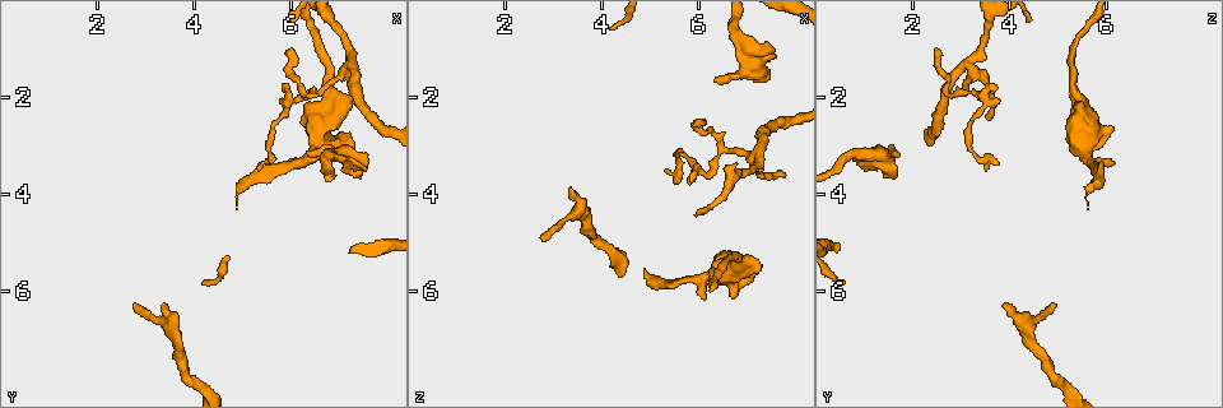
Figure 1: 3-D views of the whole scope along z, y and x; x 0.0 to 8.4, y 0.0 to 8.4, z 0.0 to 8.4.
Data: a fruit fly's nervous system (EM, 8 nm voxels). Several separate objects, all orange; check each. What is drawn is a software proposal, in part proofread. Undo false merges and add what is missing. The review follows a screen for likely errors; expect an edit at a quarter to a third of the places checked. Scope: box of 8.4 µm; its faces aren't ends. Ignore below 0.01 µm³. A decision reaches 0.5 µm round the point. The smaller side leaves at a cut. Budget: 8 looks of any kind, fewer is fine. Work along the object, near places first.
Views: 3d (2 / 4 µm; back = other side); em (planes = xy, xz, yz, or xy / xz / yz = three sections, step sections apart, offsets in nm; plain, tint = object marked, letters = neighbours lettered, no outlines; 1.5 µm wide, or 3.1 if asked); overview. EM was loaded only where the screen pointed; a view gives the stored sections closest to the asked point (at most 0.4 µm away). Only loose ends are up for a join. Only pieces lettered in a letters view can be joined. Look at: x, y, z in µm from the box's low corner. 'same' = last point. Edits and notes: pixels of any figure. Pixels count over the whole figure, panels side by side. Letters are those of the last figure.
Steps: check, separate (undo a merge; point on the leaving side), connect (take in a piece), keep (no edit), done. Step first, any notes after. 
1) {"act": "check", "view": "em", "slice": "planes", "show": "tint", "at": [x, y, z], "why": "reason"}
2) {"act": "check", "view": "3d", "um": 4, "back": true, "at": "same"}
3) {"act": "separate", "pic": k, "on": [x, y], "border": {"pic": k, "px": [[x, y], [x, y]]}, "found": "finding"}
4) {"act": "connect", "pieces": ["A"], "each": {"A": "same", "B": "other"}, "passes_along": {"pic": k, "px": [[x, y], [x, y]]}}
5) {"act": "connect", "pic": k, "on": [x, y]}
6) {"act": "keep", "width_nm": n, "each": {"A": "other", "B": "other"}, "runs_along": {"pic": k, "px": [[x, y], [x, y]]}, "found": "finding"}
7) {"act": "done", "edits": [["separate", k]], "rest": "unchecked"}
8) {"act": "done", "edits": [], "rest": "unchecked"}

{"act": "check", "view": "3d", "um": 4, "at": [2.80, 6.20, 4.90], "why": "thin end"}

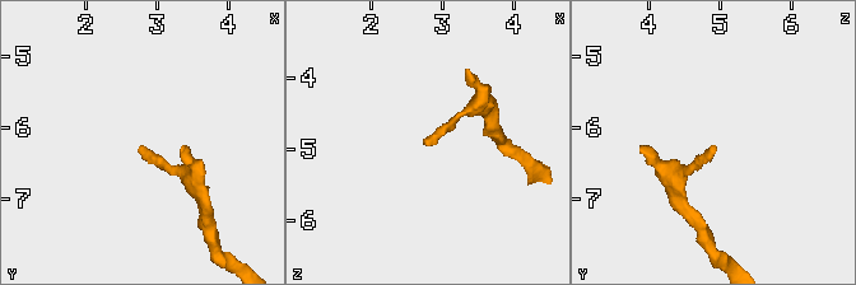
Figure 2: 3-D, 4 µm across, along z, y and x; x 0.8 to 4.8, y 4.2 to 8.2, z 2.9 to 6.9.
{"act": "check", "view": "em", "slice": "planes", "show": "tint", "at": [2.80, 6.25, 4.90], "why": "need the tissue"}

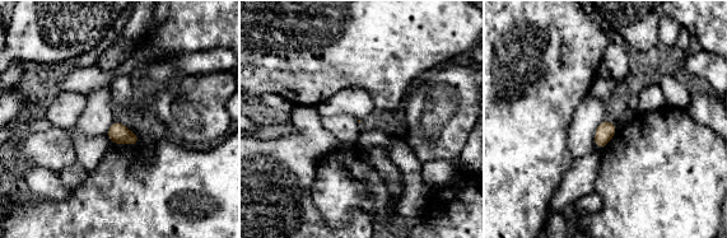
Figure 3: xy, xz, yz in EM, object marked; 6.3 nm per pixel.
{"act": "check", "view": "em", "slice": "planes", "show": "letters", "at": "same", "why": "what lies round it"}

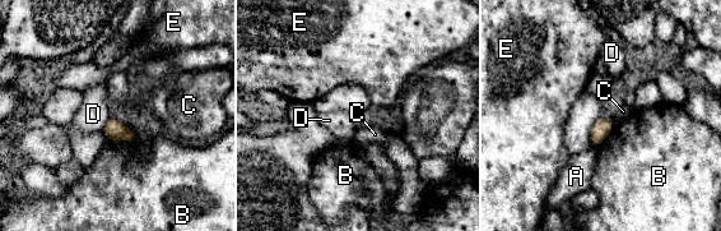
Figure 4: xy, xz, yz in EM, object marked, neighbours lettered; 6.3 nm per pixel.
{"act": "keep", "longest_contact_nm": ["B", 170], "each": {"A": "other", "B": "other", "C": "other", "D": "other", "E": "other"}, "found": "no lettered piece goes on from it"}

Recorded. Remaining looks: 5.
{"act": "check", "view": "3d", "um": 2, "at": [6.30, 3.15, 1.60], "why": "thin end"}

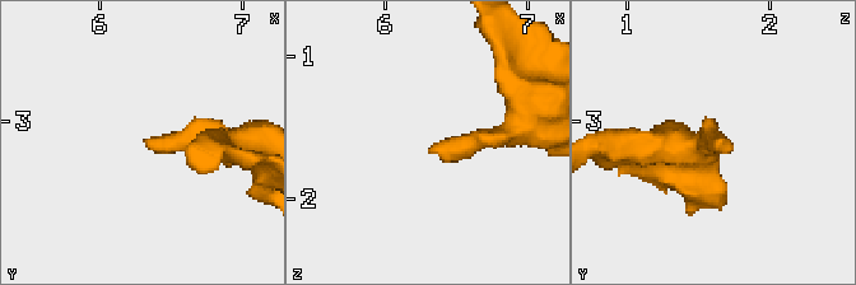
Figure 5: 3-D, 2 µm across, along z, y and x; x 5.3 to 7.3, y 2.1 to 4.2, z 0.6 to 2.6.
{"act": "check", "view": "em", "slice": "planes", "show": "letters", "at": [6.32, 3.14, 1.66]}

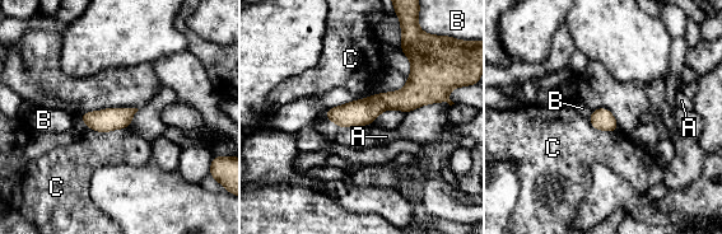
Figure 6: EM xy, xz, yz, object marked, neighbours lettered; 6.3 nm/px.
{"act": "keep", "each": {"A": "other", "B": "other", "C": "other"}, "runs_along": {"pic": 6, "px": [[401, 103], [329, 115]]}, "found": "no lettered piece goes on from it"}

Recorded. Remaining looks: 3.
{"act": "check", "view": "3d", "um": 2, "at": [7.20, 1.95, 5.35], "why": "branch stops here"}

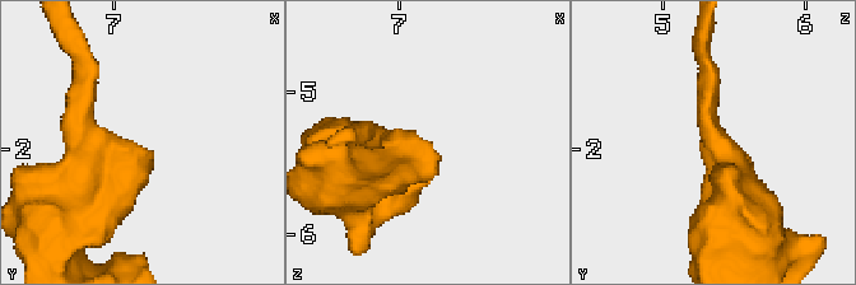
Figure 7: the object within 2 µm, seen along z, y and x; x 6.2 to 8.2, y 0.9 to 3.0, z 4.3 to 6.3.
{"act": "check", "view": "em", "slice": "yz", "step": 4, "show": "letters", "at": [7.22, 1.98, 5.36]}

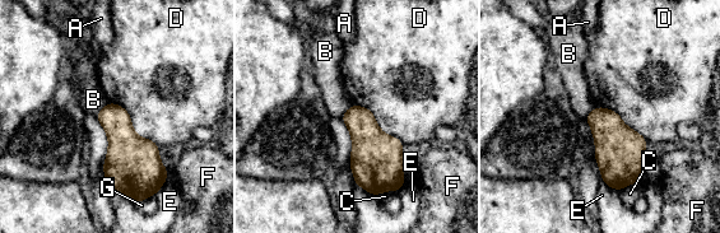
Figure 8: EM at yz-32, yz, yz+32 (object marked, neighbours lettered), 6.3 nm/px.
{"act": "keep", "each": {"A": "other", "B": "other", "C": "other", "D": "other", "E": "other", "F": "other", "G": "other"}, "border": {"pic": 8, "px": [[107, 101], [159, 147]]}, "found": "none of them fits"}

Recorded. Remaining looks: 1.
{"act": "done", "edits": [], "rest": "unchecked"}

